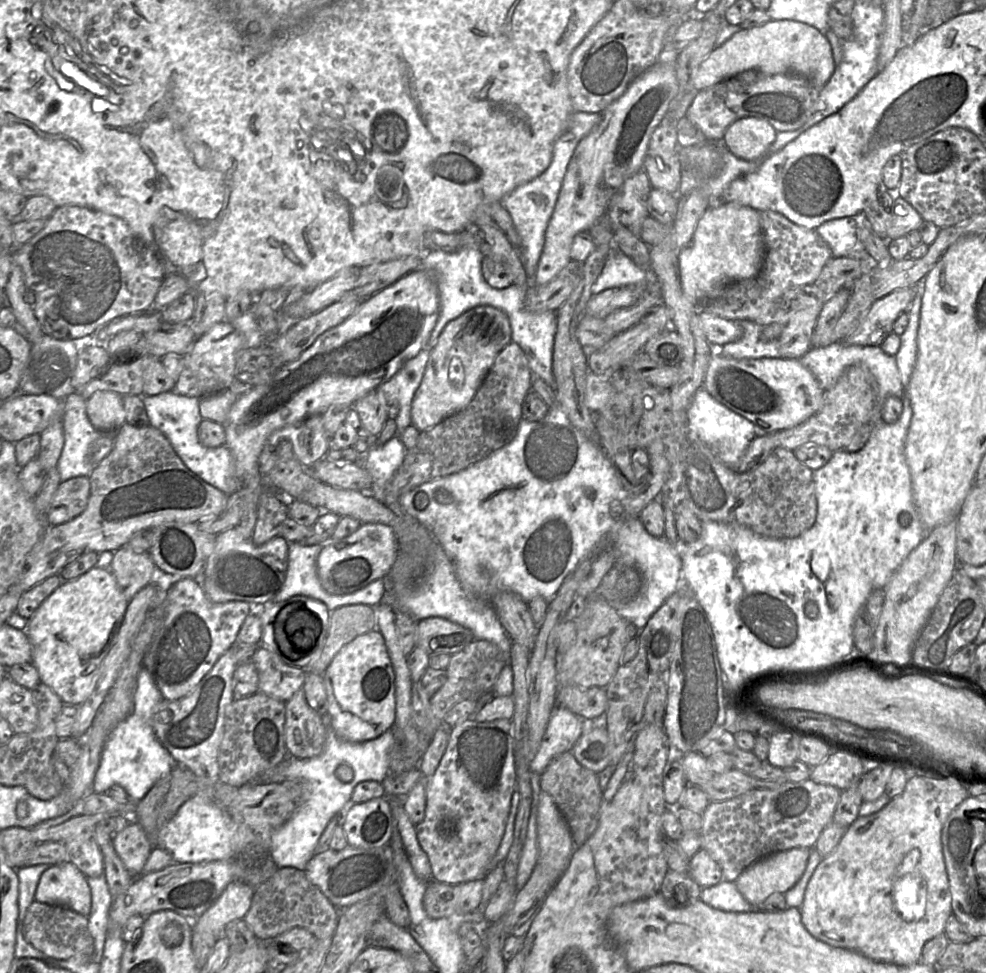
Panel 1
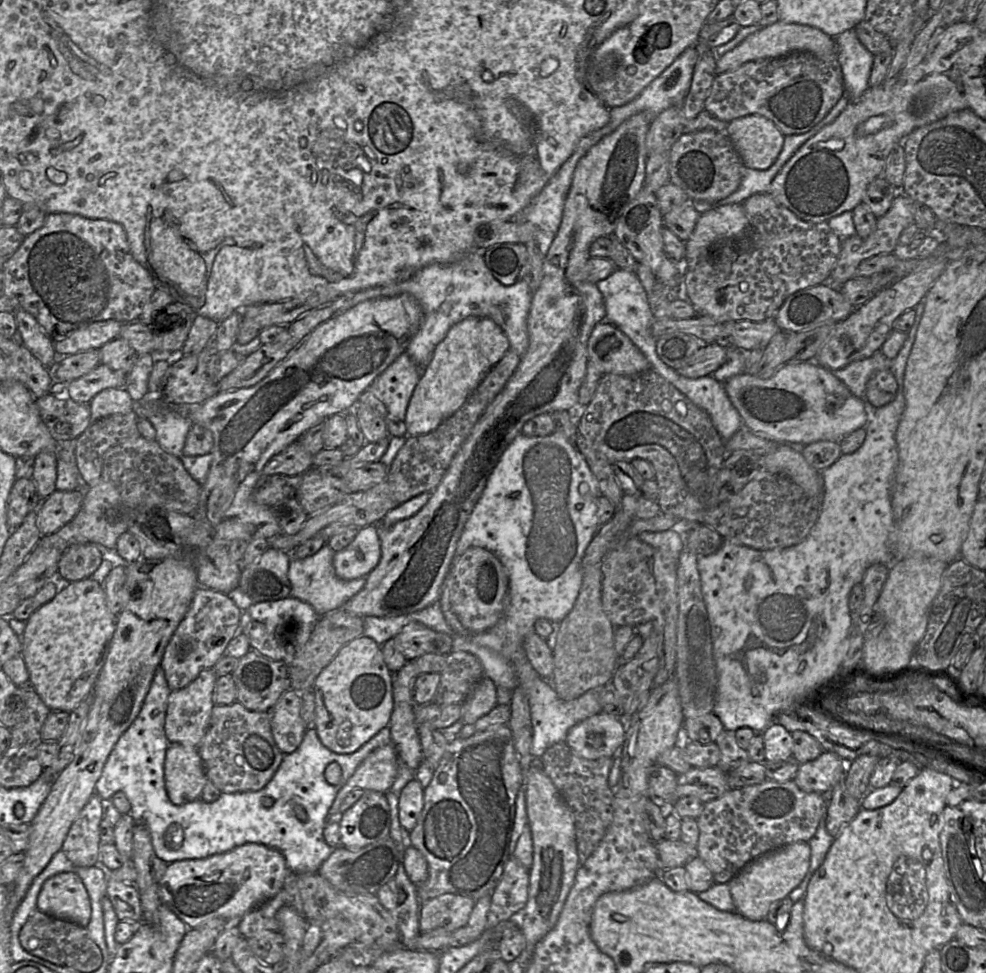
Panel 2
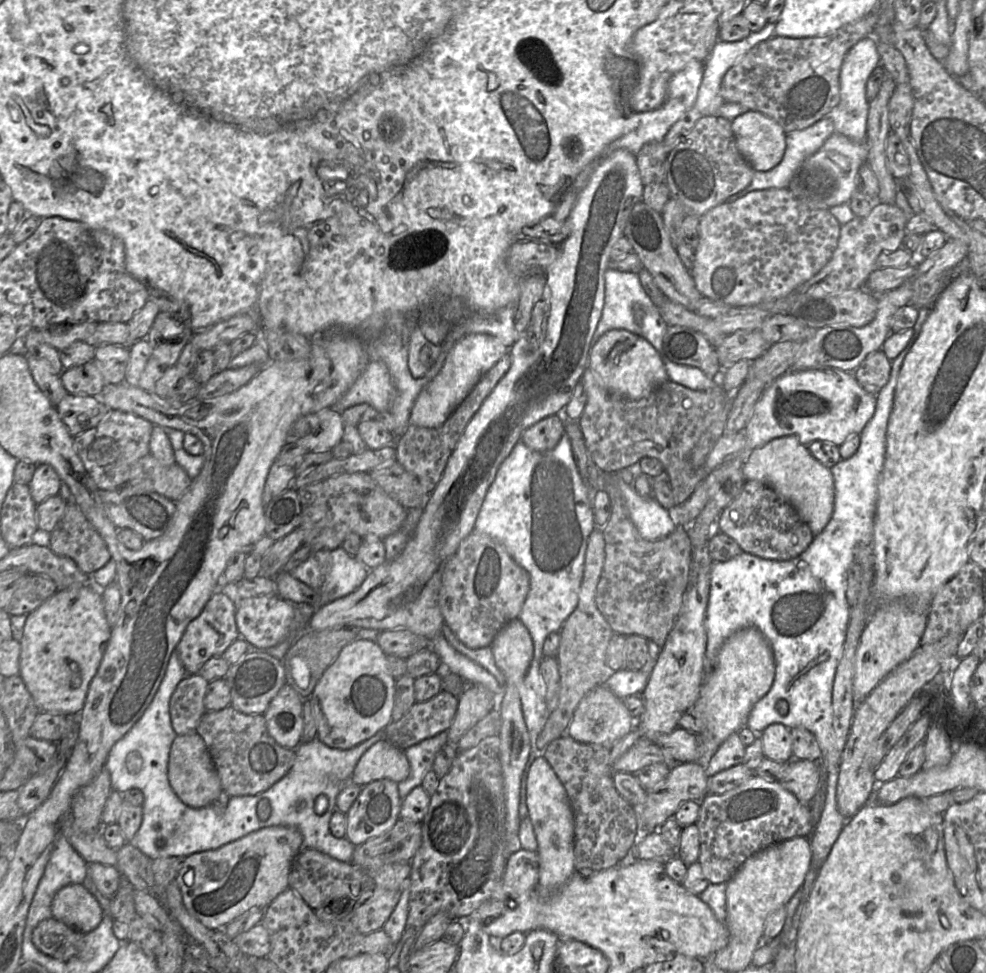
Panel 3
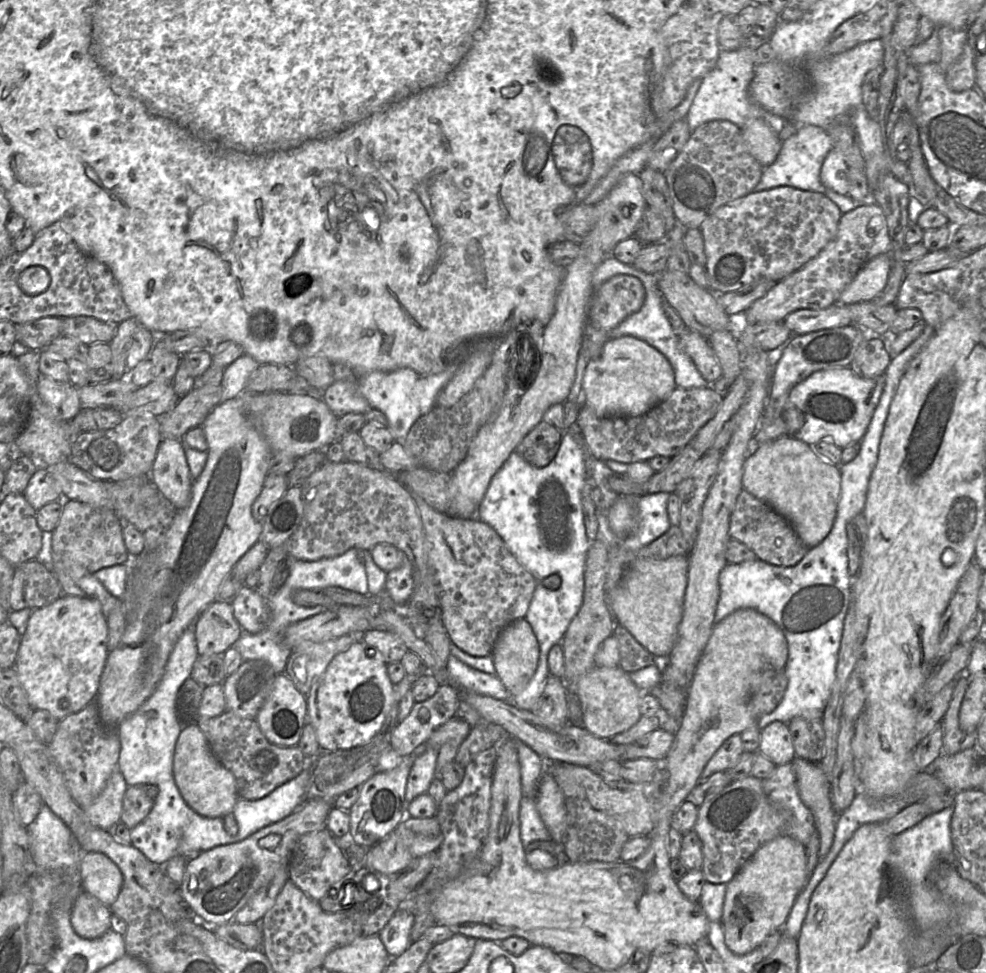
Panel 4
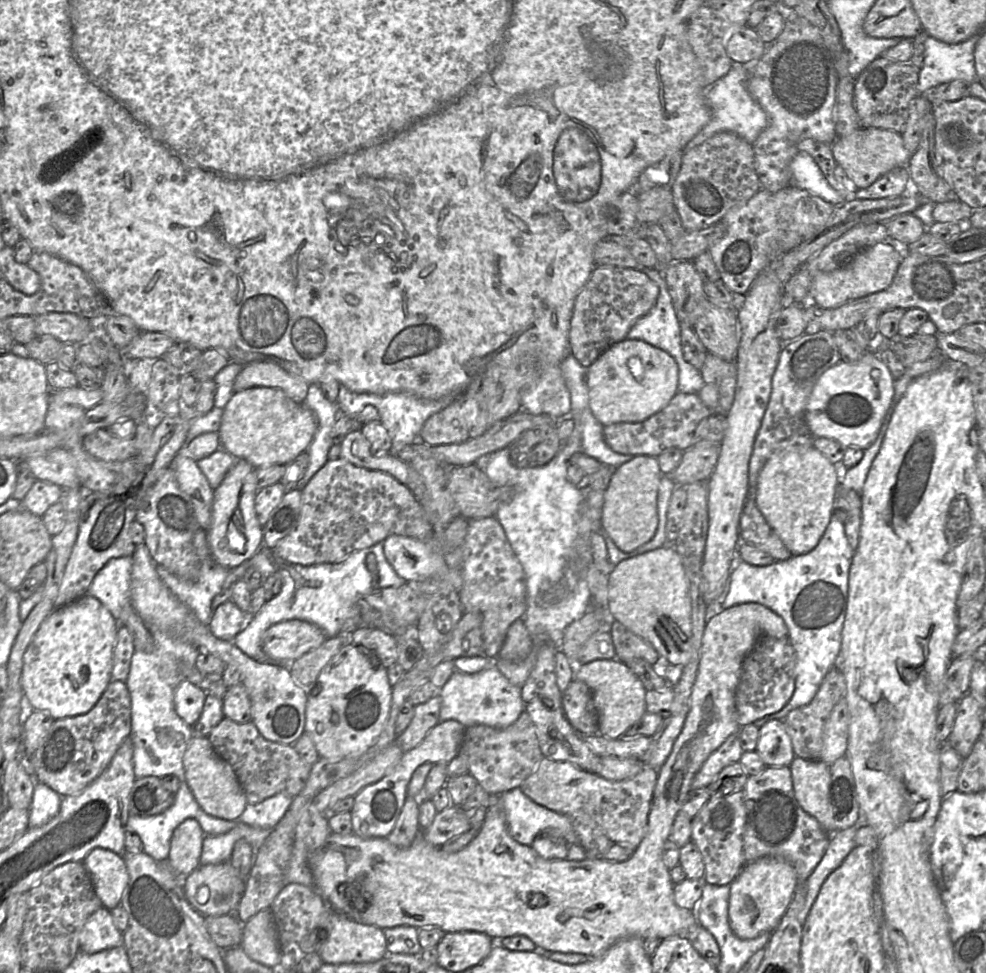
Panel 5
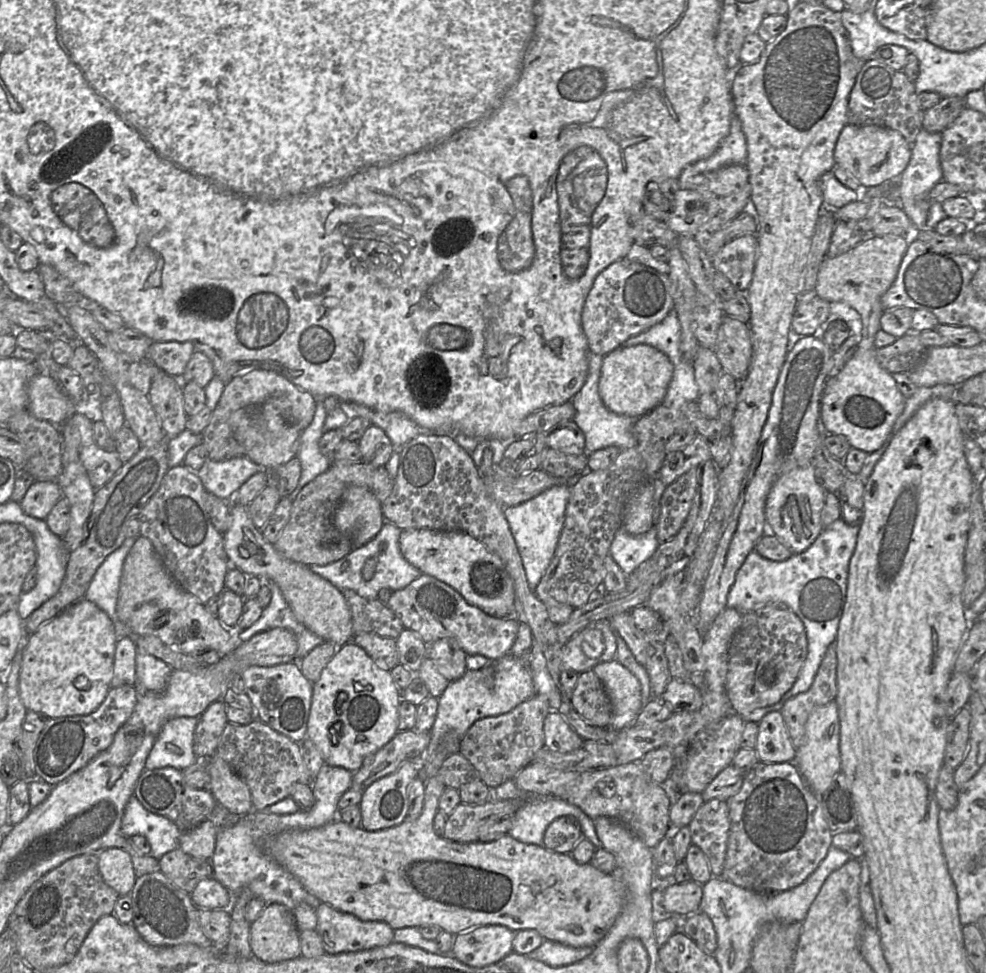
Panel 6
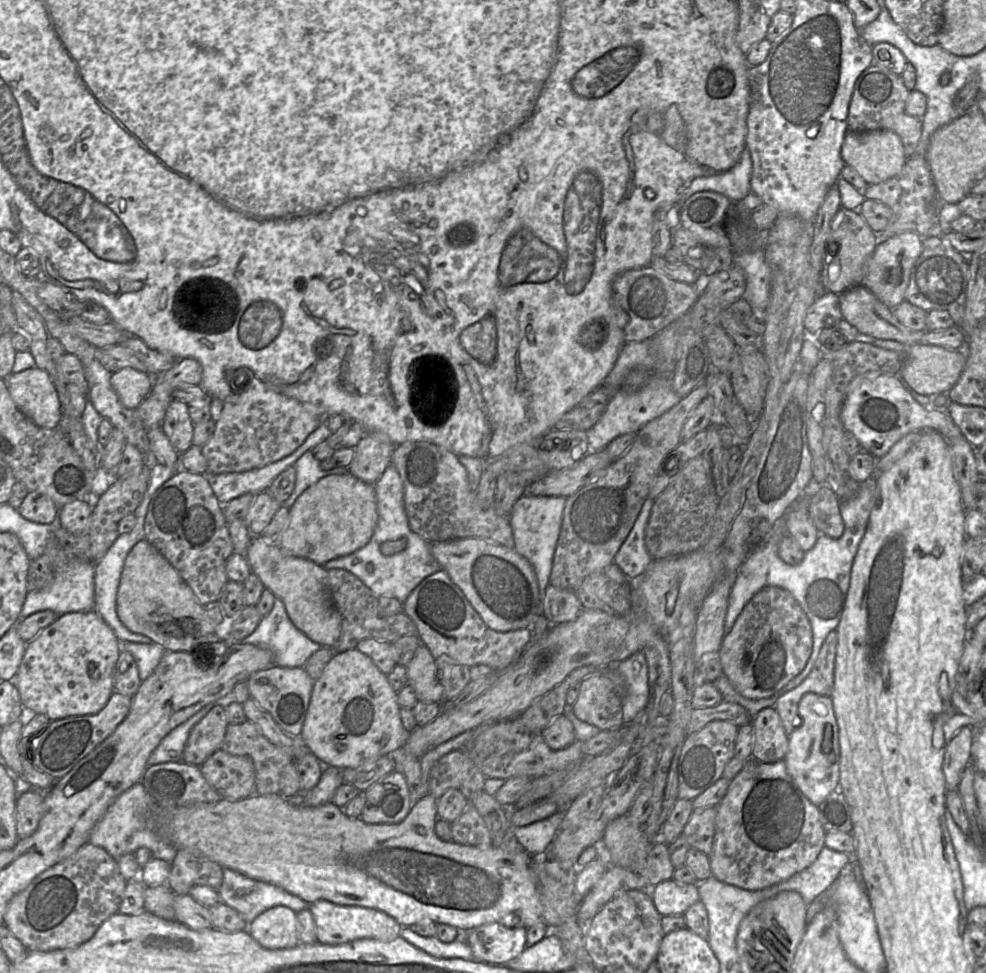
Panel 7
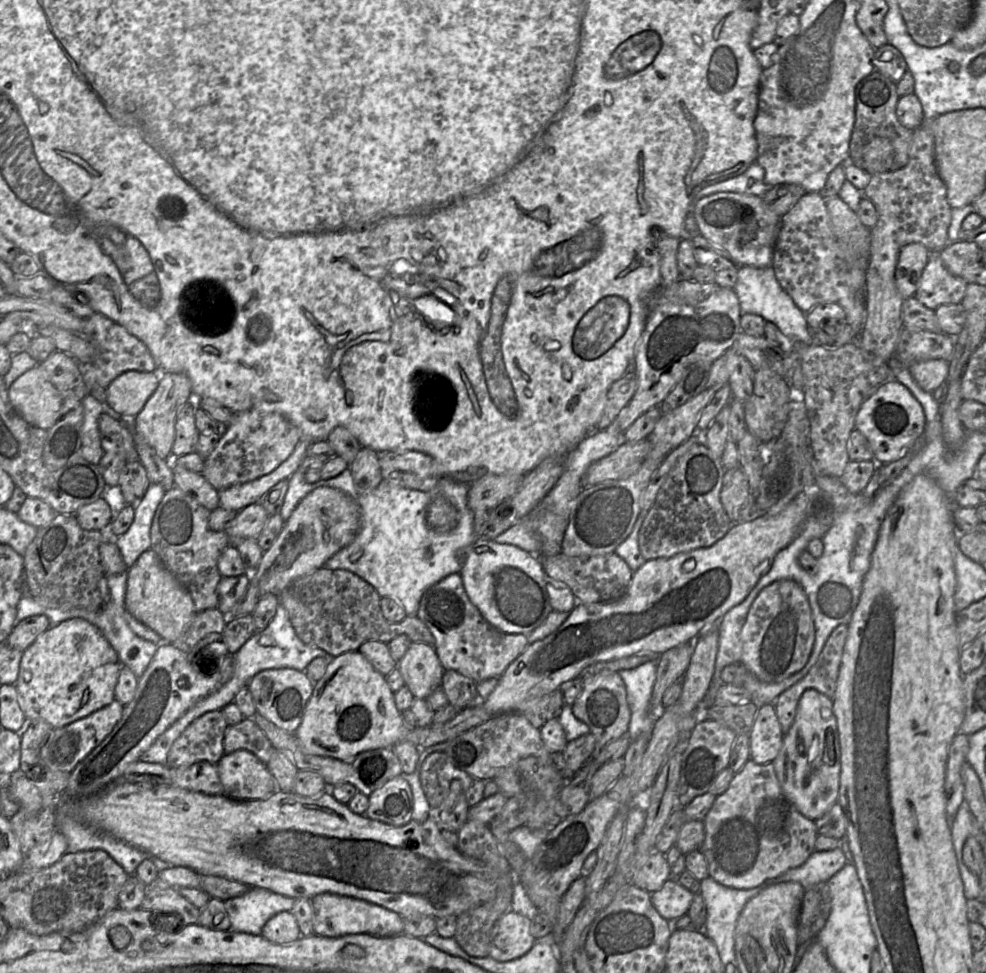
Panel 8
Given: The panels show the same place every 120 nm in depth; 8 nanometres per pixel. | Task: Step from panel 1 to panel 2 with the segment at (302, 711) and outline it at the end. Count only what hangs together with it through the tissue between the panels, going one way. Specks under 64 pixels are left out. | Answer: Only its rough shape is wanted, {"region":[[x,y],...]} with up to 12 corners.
{"region":[[284,692],[270,714],[277,746],[294,752],[308,729],[301,693]]}

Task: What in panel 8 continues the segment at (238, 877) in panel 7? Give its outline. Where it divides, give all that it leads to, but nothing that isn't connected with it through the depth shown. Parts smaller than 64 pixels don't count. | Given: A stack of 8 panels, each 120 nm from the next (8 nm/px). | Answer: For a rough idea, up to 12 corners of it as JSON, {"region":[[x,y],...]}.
{"region":[[250,887],[225,901],[229,931],[261,935],[295,900]]}

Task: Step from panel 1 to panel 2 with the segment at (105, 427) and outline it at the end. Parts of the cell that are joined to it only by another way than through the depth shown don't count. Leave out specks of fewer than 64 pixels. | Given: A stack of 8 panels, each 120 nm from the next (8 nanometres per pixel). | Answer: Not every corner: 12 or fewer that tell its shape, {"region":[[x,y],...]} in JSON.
{"region":[[107,388],[90,402],[93,421],[137,407],[125,388]]}

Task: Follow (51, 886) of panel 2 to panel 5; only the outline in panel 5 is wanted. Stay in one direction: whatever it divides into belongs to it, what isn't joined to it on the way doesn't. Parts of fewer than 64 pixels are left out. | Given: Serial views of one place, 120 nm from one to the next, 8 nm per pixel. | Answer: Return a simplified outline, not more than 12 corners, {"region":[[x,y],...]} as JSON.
{"region":[[111,910],[89,916],[79,940],[94,954],[123,945]]}

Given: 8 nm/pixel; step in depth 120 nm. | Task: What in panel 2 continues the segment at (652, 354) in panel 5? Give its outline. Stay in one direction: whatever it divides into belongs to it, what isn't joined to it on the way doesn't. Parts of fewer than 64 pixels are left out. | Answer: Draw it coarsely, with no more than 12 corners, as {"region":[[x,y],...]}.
{"region":[[600,322],[587,344],[603,374],[651,369],[619,328]]}

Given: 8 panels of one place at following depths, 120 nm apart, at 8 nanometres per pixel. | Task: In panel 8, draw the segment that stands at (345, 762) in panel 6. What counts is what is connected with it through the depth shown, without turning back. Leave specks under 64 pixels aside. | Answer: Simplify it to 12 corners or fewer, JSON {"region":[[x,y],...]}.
{"region":[[359,651],[330,657],[294,734],[348,761],[402,741],[425,749],[492,717],[477,701],[408,729]]}

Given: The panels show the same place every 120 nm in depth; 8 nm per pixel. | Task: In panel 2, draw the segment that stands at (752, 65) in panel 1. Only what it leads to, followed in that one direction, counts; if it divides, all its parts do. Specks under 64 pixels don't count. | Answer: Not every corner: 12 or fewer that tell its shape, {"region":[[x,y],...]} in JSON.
{"region":[[777,21],[718,57],[716,75],[749,61],[809,52],[837,57],[818,28]]}

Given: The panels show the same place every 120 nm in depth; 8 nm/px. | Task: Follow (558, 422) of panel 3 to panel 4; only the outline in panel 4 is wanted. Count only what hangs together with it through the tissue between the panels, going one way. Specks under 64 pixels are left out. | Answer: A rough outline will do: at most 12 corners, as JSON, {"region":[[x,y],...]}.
{"region":[[542,420],[515,451],[542,468],[555,458],[560,429]]}

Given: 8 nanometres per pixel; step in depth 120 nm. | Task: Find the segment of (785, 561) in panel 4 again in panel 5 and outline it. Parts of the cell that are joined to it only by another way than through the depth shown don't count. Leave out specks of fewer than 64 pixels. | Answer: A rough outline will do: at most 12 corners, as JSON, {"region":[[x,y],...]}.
{"region":[[747,499],[739,522],[740,543],[767,552],[775,561],[792,557]]}

